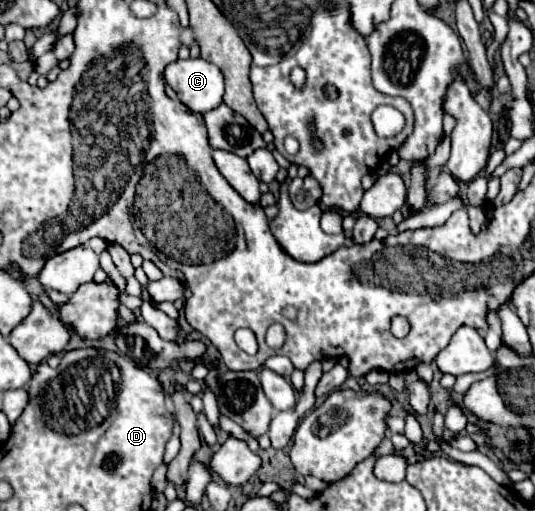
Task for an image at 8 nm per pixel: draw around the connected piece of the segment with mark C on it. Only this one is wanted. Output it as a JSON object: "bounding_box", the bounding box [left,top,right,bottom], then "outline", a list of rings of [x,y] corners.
{"bounding_box":[164,59,224,113],"outline":[[[176,59],[164,69],[166,85],[170,85],[178,99],[194,113],[210,111],[222,103],[224,77],[220,69],[202,59]]]}

